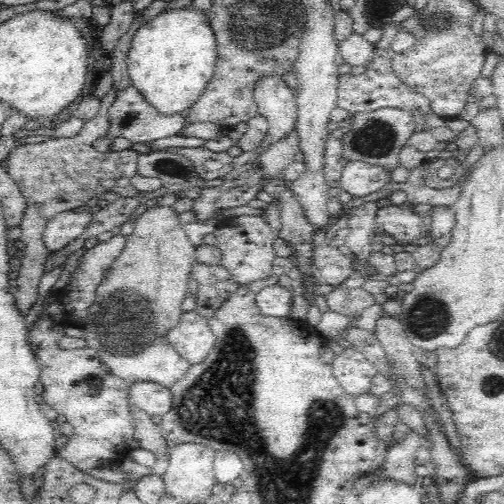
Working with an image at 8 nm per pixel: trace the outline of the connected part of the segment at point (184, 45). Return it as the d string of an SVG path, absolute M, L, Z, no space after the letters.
M194 6L166 9L144 23L126 53L133 87L140 90L163 114L179 114L190 109L213 76L218 58L216 33L208 12Z

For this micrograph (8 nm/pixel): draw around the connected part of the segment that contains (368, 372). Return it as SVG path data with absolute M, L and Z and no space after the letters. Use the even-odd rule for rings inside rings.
M338 349L332 369L344 391L359 398L369 392L372 378L376 375L373 364L355 349Z

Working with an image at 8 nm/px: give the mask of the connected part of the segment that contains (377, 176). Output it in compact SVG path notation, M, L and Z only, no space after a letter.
M350 162L342 173L339 187L348 192L352 198L366 198L392 180L393 175L382 167L364 162Z

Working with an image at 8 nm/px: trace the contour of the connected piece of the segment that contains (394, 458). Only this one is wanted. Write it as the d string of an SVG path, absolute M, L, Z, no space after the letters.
M410 431L403 440L390 447L385 459L385 473L378 474L394 479L402 484L416 484L415 456L417 450L425 445L422 436L416 431Z

